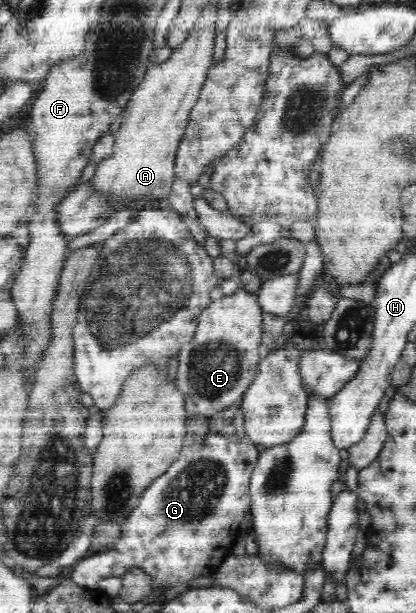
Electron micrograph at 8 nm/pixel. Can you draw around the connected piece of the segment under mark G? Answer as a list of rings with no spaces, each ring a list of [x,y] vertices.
[[[212,434],[204,440],[204,444],[186,446],[168,467],[170,470],[148,484],[138,500],[138,506],[123,518],[122,535],[117,544],[84,557],[72,566],[74,570],[70,578],[81,586],[98,588],[102,578],[121,577],[128,567],[138,566],[150,575],[153,588],[166,590],[176,583],[186,586],[193,578],[213,575],[225,557],[232,555],[236,539],[243,534],[240,524],[244,522],[246,512],[251,510],[249,486],[260,453],[260,448],[246,434],[242,440]]]

